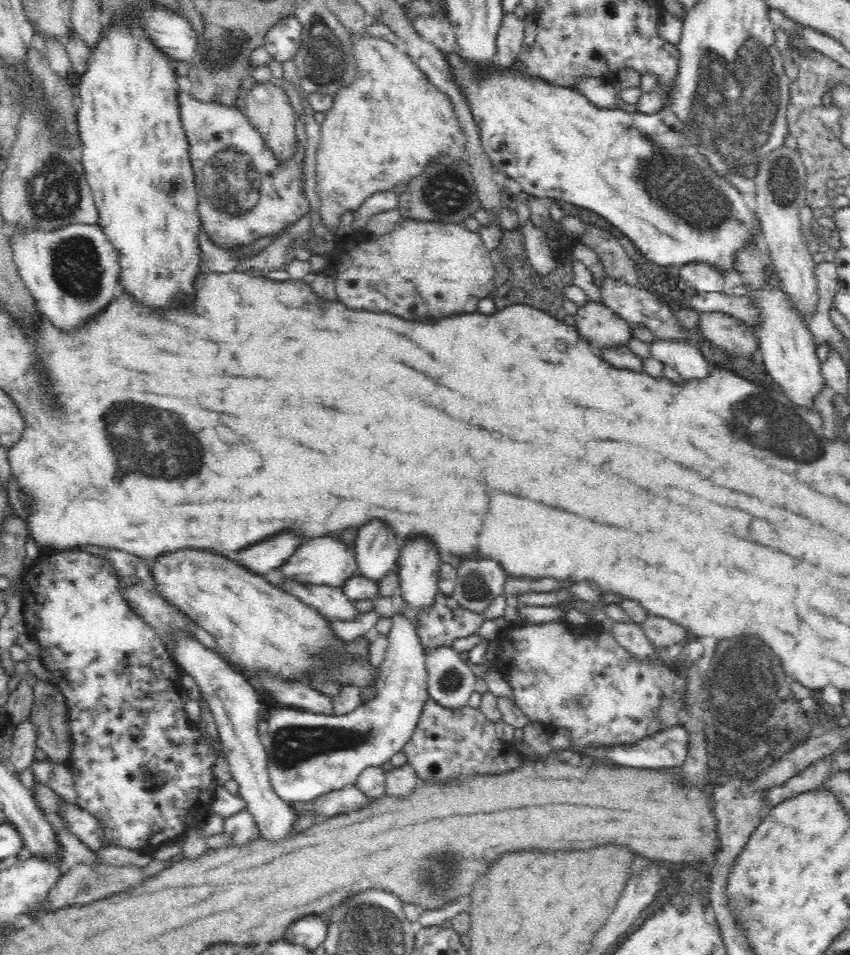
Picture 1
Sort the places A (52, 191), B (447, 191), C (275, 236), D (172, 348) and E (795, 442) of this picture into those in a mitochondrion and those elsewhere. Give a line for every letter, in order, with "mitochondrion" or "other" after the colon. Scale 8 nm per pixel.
A: mitochondrion
B: mitochondrion
C: other
D: other
E: mitochondrion

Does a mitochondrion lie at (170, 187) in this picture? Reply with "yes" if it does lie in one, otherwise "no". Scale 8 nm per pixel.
yes

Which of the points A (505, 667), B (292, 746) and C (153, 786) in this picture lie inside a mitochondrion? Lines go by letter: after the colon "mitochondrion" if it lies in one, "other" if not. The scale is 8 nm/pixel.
A: other
B: mitochondrion
C: other

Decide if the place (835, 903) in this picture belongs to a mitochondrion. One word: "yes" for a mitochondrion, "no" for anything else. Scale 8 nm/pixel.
no

